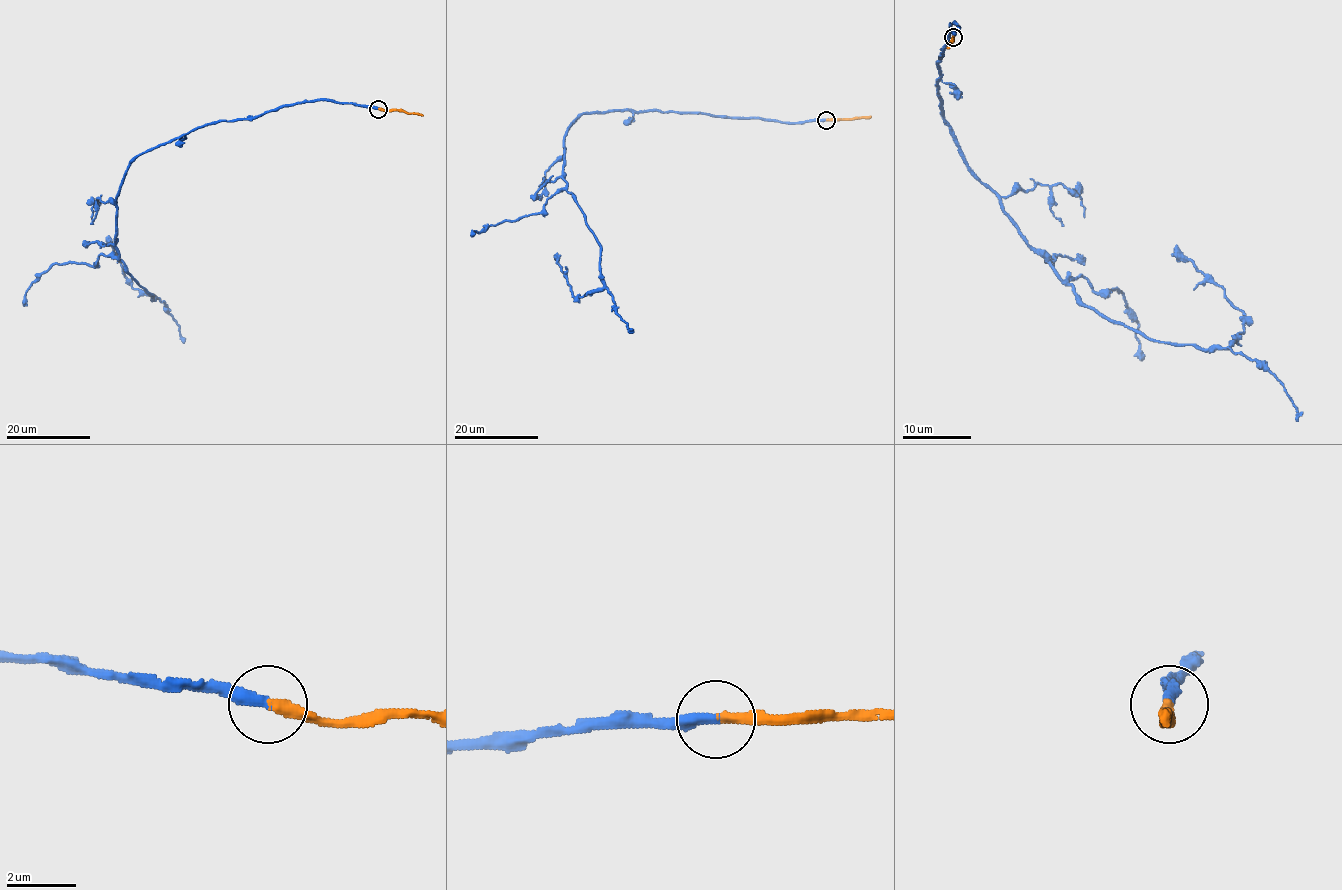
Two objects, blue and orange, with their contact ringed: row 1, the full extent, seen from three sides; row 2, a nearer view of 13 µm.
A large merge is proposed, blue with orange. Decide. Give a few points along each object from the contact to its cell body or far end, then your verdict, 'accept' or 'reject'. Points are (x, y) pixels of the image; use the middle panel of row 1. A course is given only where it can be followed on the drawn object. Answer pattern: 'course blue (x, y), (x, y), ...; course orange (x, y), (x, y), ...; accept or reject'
course blue (827, 119), (585, 112), (564, 137), (564, 179), (601, 249), (604, 285), (574, 297), (555, 254); course orange (827, 119), (871, 116); accept

